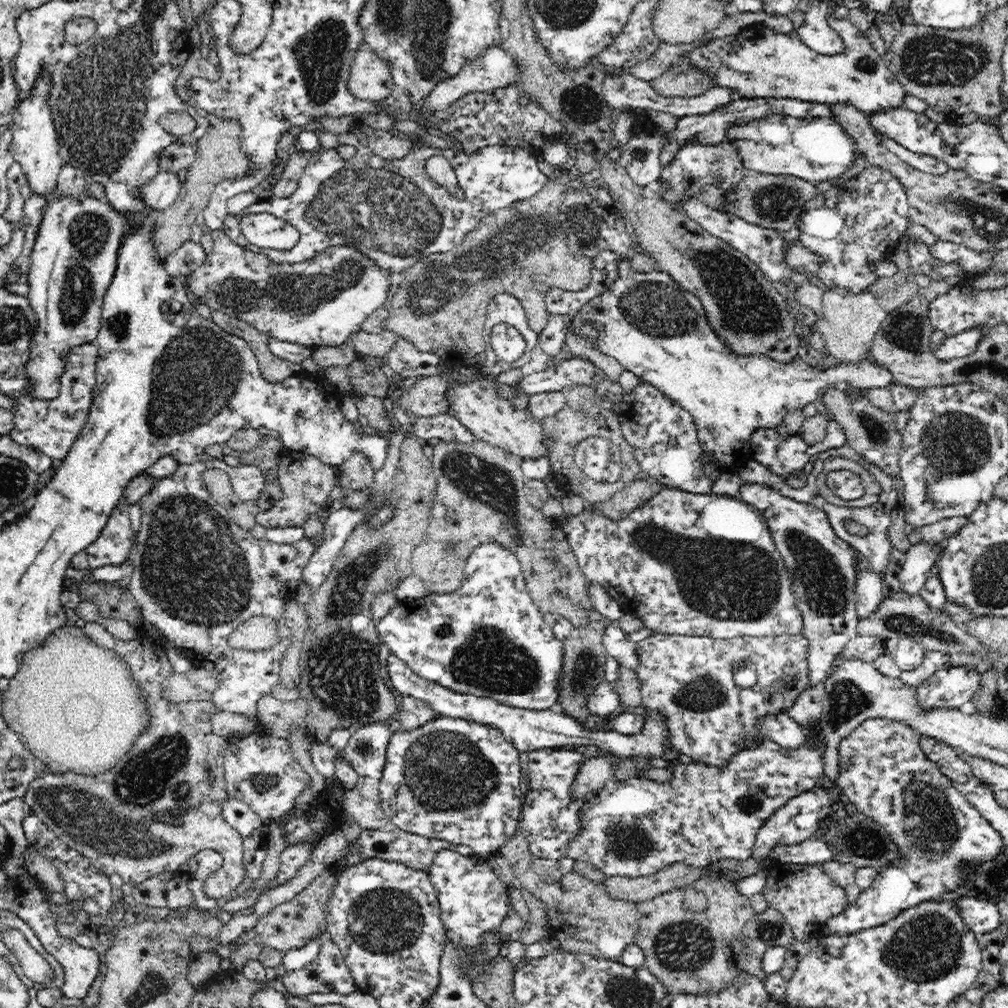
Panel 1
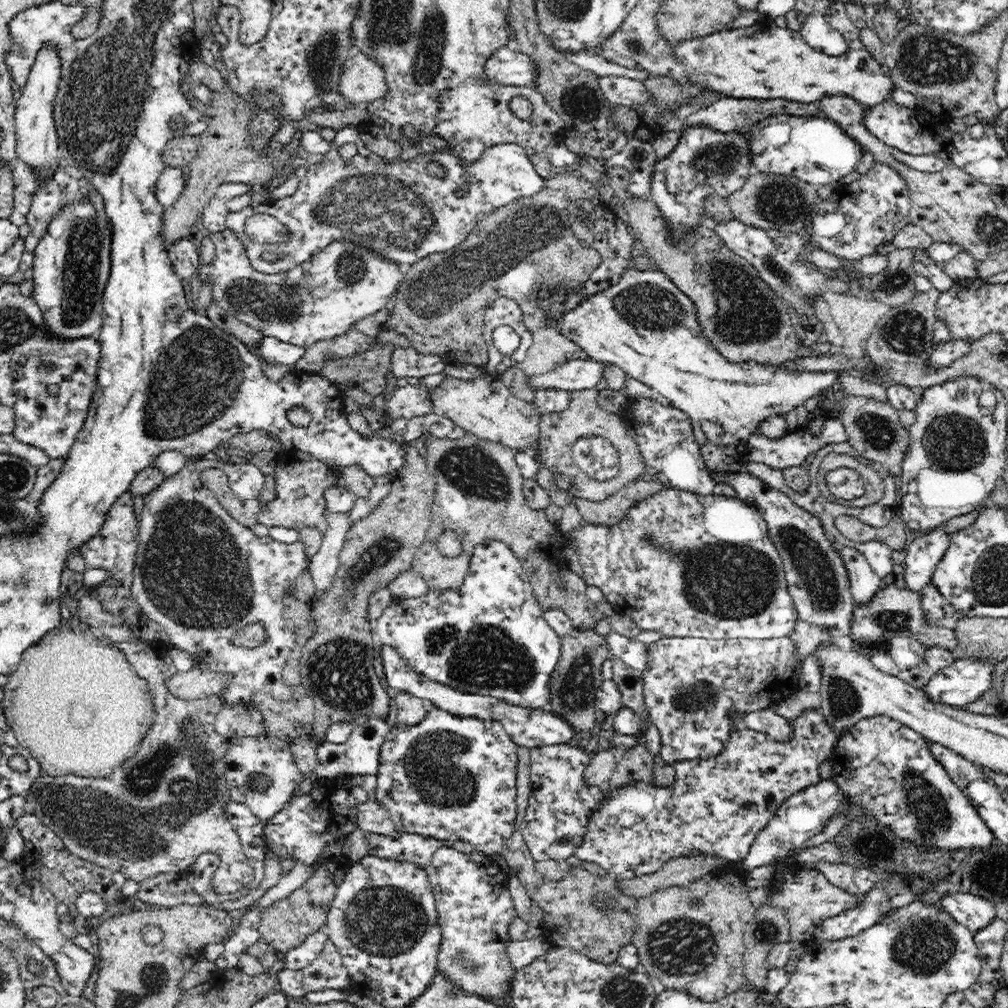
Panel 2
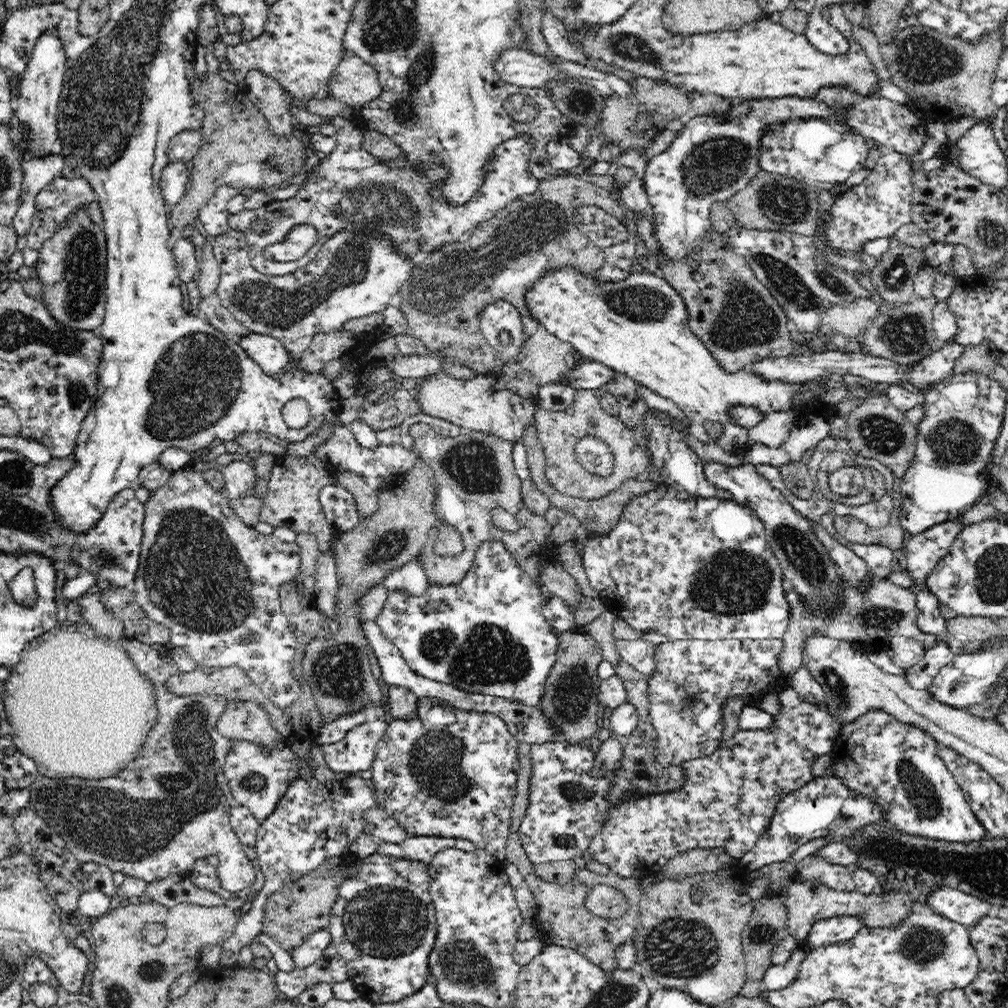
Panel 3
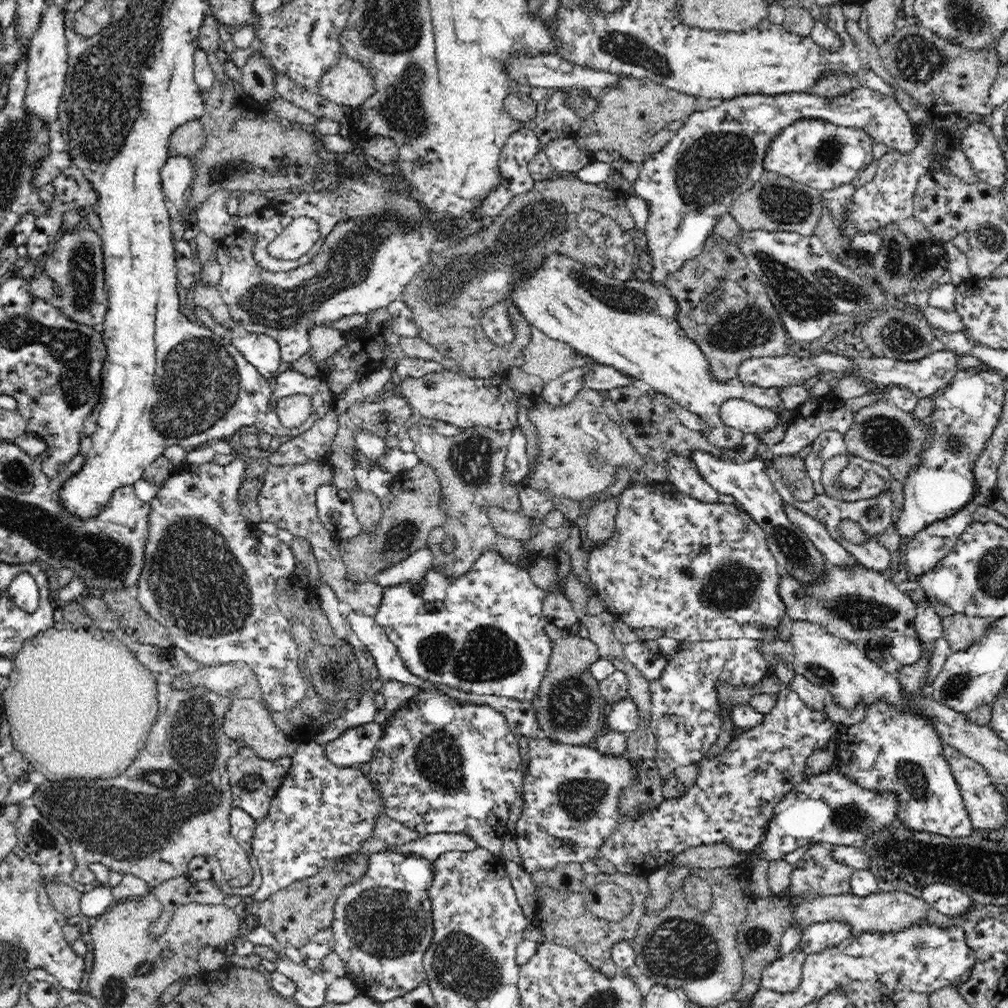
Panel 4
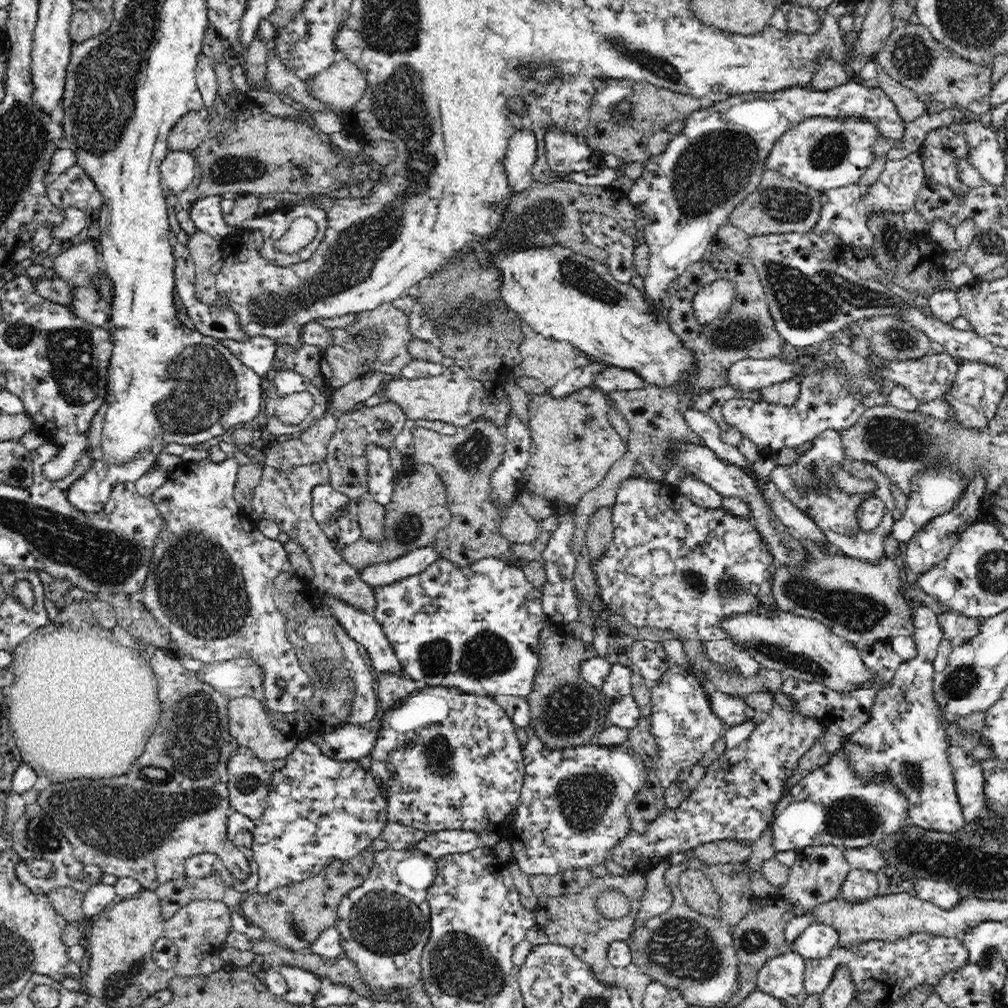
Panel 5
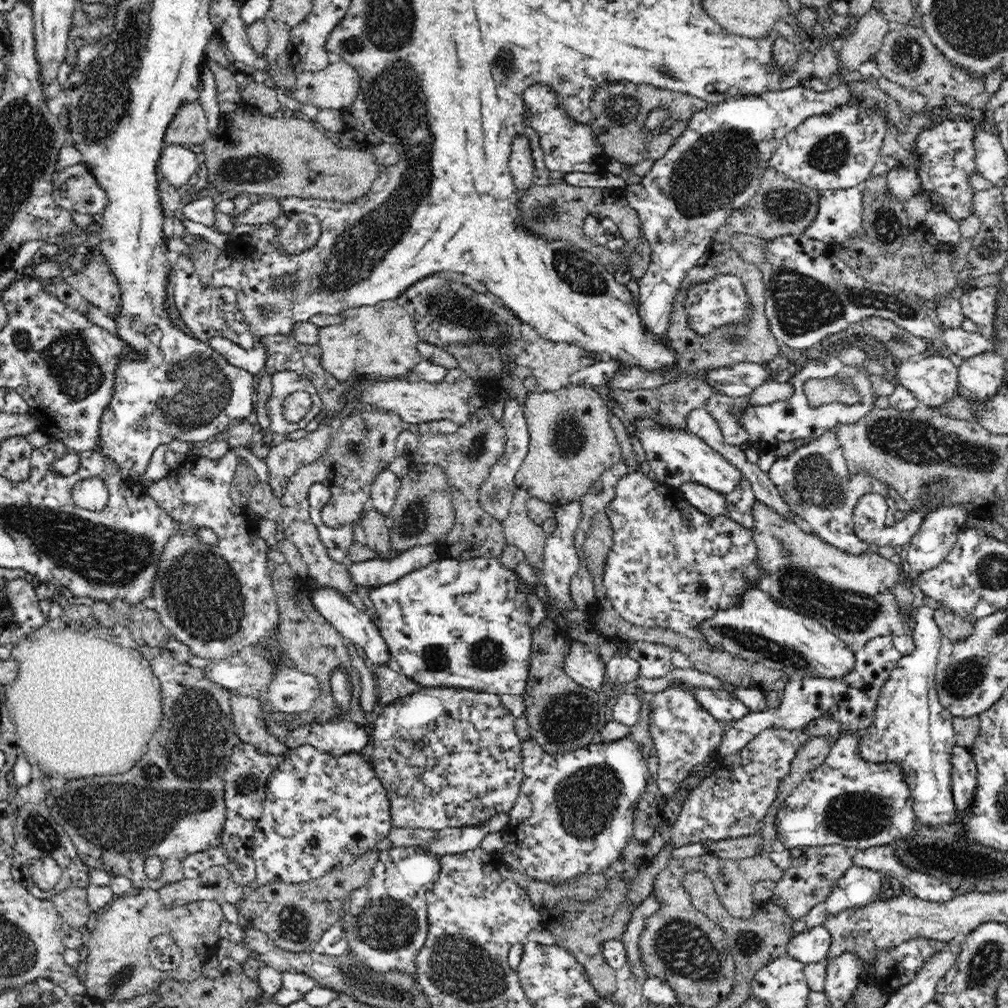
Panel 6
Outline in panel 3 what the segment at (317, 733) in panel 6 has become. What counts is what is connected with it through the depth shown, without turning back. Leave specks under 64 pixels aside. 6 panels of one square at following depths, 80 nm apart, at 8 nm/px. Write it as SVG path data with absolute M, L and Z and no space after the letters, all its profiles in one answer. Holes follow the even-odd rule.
M380 719L354 728L340 743L320 745L326 767L335 774L358 774L374 770L377 746L385 735L388 723Z

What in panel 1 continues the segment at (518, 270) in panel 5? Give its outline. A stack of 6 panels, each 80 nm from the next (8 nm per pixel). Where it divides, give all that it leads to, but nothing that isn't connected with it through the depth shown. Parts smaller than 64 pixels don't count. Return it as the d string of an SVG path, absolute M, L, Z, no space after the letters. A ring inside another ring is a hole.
M620 257L616 266L617 280L606 292L602 292L579 310L571 329L594 341L604 353L620 361L624 368L638 378L649 380L684 408L695 419L704 458L712 460L722 472L737 473L742 465L752 461L757 449L753 444L756 431L774 431L774 426L778 426L790 410L802 410L809 402L818 400L820 390L832 382L842 382L841 390L846 395L848 404L865 397L867 390L898 384L889 368L872 359L842 362L829 369L817 369L804 362L798 354L790 361L776 361L762 353L736 353L730 341L726 341L726 337L715 331L700 298L684 289L668 274L660 270L638 273L625 257Z

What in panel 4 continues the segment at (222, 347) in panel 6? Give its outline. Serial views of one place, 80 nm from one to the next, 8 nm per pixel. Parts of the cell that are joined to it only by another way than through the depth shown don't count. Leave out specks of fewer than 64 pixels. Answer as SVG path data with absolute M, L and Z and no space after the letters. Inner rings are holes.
M233 334L229 342L268 379L276 377L280 366L284 364L279 342L266 334Z

